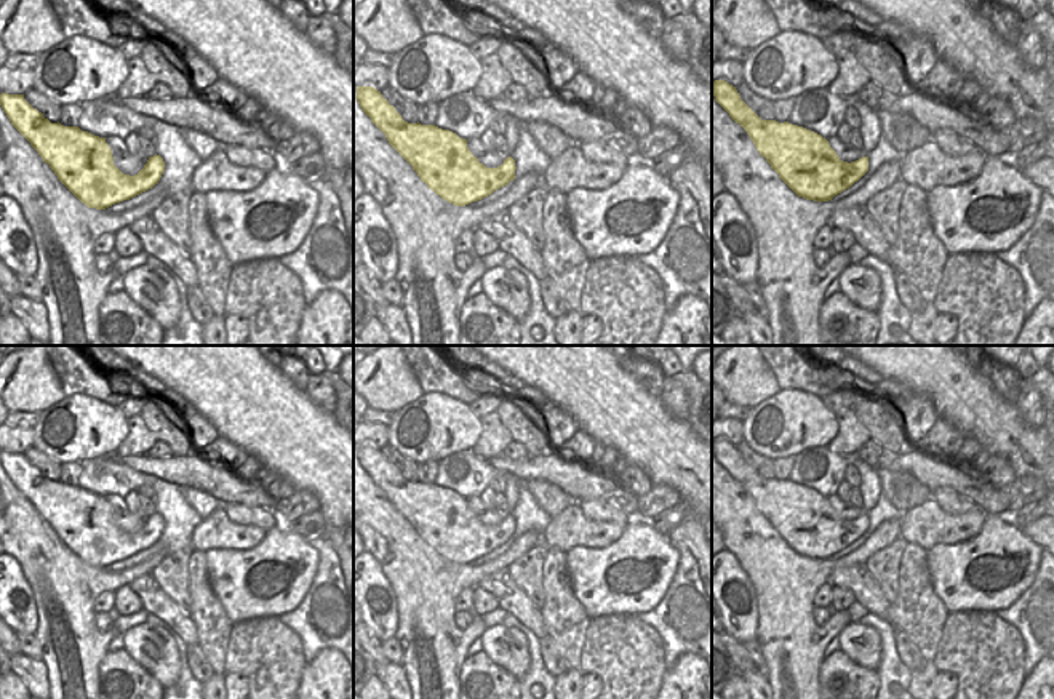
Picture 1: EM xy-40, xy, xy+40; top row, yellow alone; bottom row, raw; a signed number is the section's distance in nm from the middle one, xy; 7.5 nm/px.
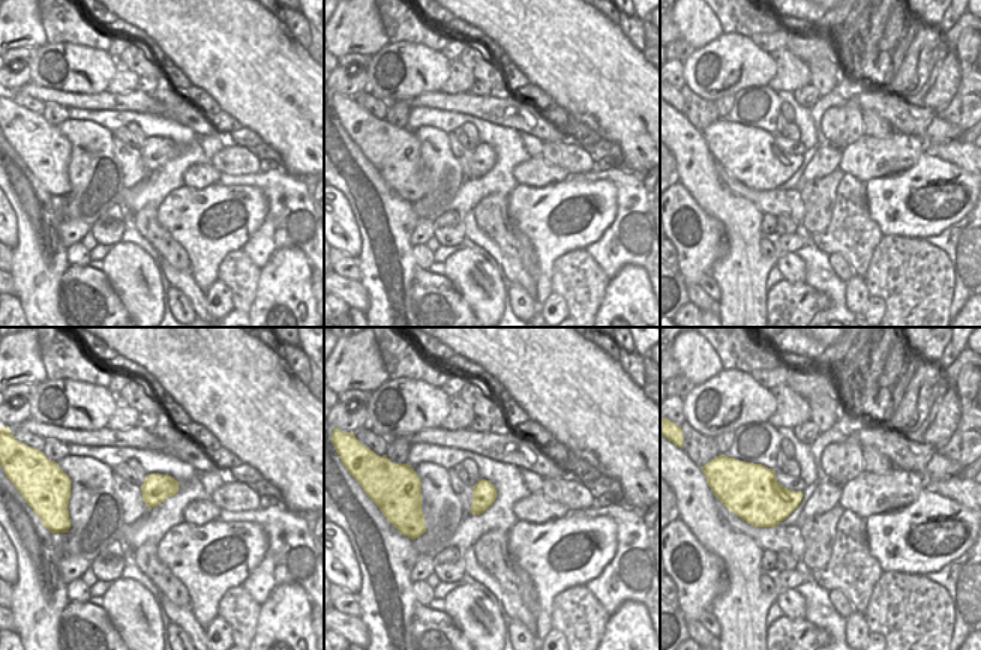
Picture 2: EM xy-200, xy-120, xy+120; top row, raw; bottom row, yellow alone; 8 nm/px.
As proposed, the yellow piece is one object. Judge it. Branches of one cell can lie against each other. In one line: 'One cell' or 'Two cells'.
One cell.

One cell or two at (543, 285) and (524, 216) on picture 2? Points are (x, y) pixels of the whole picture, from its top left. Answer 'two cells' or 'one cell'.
one cell

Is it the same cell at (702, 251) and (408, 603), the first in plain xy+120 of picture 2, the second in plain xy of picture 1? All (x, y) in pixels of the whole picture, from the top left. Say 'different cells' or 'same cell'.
different cells

